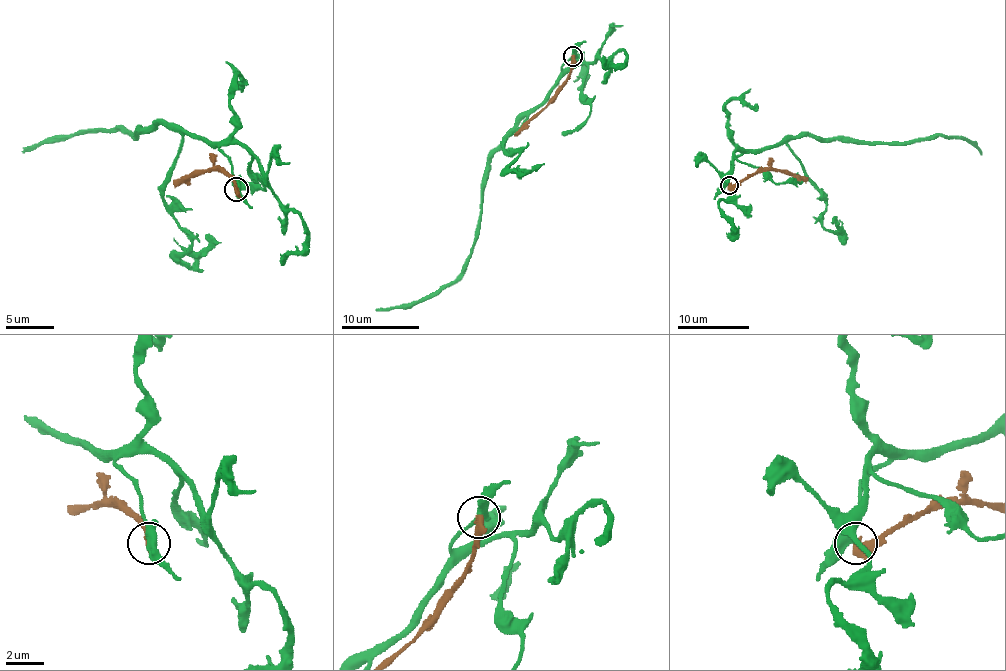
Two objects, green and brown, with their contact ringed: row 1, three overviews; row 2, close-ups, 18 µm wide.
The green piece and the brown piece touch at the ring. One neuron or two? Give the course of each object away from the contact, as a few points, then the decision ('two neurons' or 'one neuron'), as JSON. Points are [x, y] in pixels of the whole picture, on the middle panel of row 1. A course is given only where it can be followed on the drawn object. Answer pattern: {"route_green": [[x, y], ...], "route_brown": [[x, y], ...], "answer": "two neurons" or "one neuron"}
{"route_green": [[573, 55], [552, 90], [526, 114], [490, 163], [479, 233], [468, 264], [428, 296], [407, 305], [376, 311]], "route_brown": [[573, 55], [573, 69], [554, 97], [514, 136]], "answer": "two neurons"}

